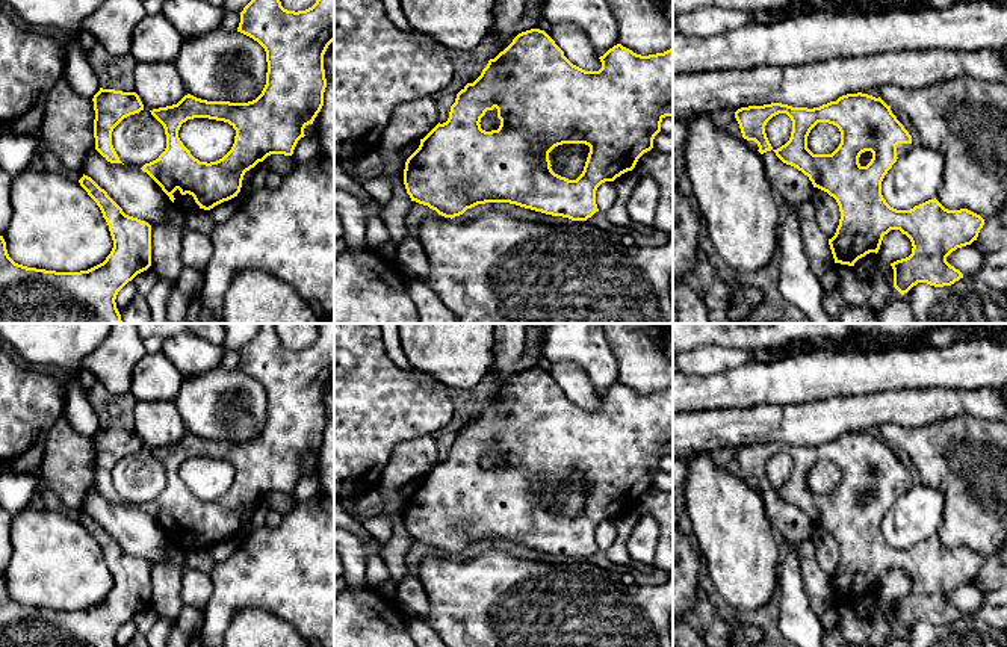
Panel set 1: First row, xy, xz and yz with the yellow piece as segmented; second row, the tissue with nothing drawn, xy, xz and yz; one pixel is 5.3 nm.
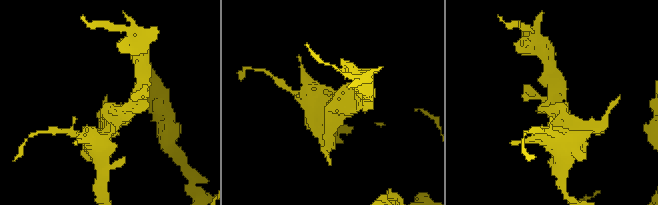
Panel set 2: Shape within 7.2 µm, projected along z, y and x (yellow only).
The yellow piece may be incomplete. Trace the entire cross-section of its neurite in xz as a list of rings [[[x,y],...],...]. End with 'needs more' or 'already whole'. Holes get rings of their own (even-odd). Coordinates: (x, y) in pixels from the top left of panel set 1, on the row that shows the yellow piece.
[[[540,29],[519,33],[513,42],[490,59],[481,76],[467,83],[451,106],[449,118],[437,124],[419,148],[407,159],[404,184],[411,201],[428,206],[445,218],[463,215],[467,209],[485,203],[510,203],[552,216],[587,221],[596,212],[596,190],[605,181],[614,181],[632,171],[638,159],[653,148],[665,116],[673,116],[673,48],[641,56],[621,44],[599,57],[599,71],[585,71],[573,65],[555,41]],[[497,109],[497,130],[481,128],[487,110]],[[562,144],[585,144],[590,153],[582,174],[569,180],[552,171],[549,153]]] | already whole

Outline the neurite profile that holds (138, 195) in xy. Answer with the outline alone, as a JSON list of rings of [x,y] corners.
[[[92,150],[85,156],[82,172],[104,189],[125,215],[150,225],[163,221],[171,200],[141,168],[110,163]]]

